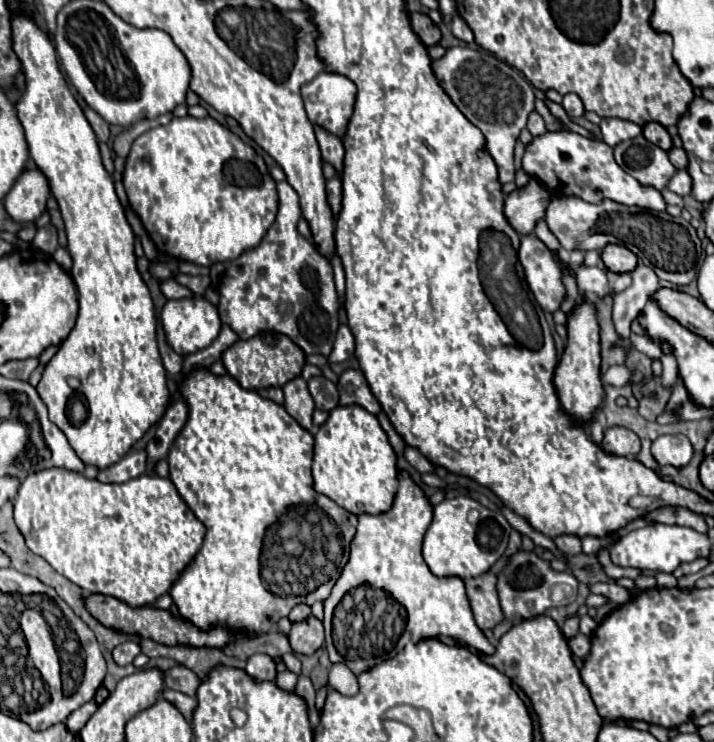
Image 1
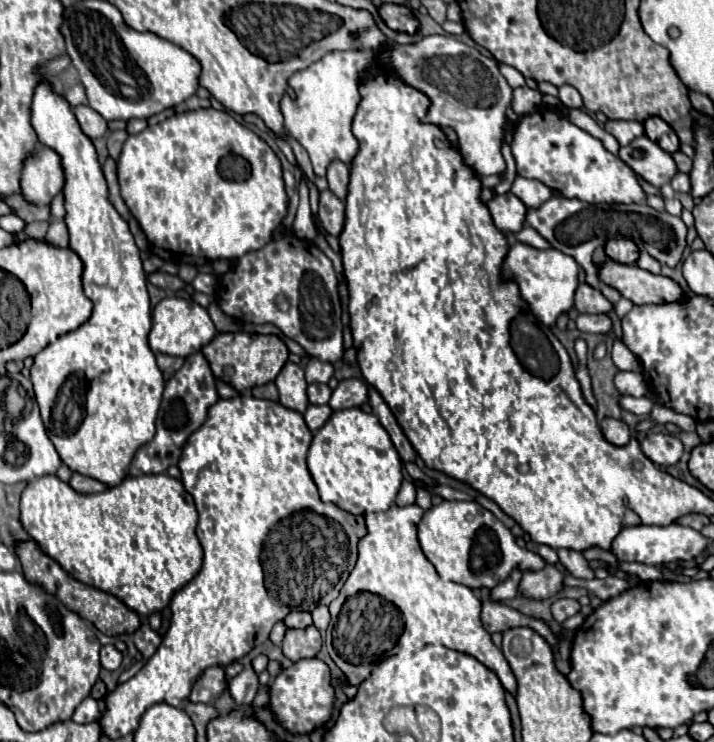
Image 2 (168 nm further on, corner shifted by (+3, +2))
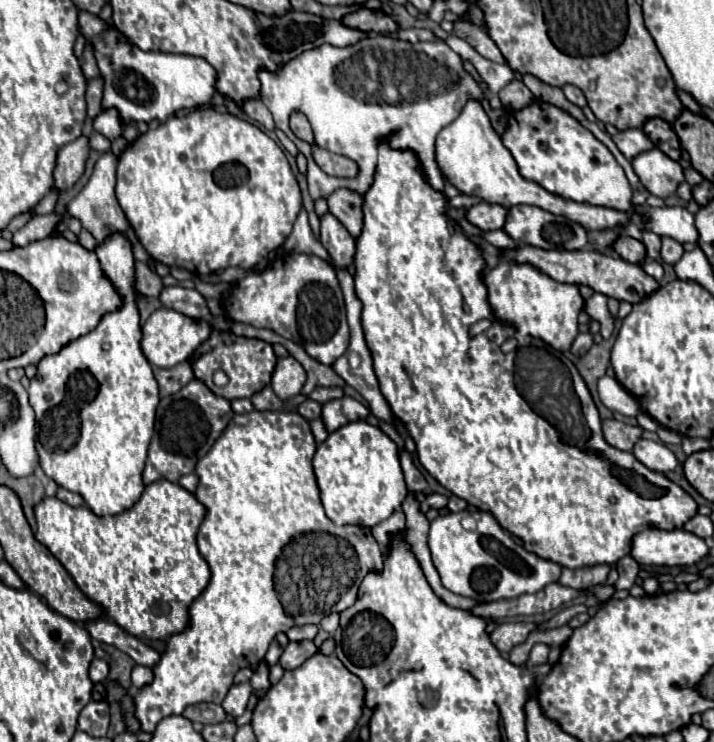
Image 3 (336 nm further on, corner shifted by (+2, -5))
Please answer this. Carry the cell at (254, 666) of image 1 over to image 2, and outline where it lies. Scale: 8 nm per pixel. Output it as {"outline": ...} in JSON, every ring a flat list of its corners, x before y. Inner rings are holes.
{"outline":[[244,667,228,683,228,693,236,701,236,705,240,705,240,707,250,705,256,697,256,691,258,691,258,675,252,667]]}

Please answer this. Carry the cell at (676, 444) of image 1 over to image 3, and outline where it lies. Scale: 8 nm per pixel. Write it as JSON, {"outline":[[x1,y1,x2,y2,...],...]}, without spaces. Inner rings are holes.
{"outline":[[639,440,633,448,635,458,645,464,649,470,655,472,671,472,677,466,677,458,675,454,661,442,653,442,653,440]]}

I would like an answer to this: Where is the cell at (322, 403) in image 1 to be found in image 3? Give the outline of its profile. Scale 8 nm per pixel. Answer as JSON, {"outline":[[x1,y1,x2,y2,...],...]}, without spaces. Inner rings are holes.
{"outline":[[307,398,305,402,299,404,297,412,299,412,305,420,315,420,315,418,321,416,321,404,315,402,315,400,311,400,311,398]]}

